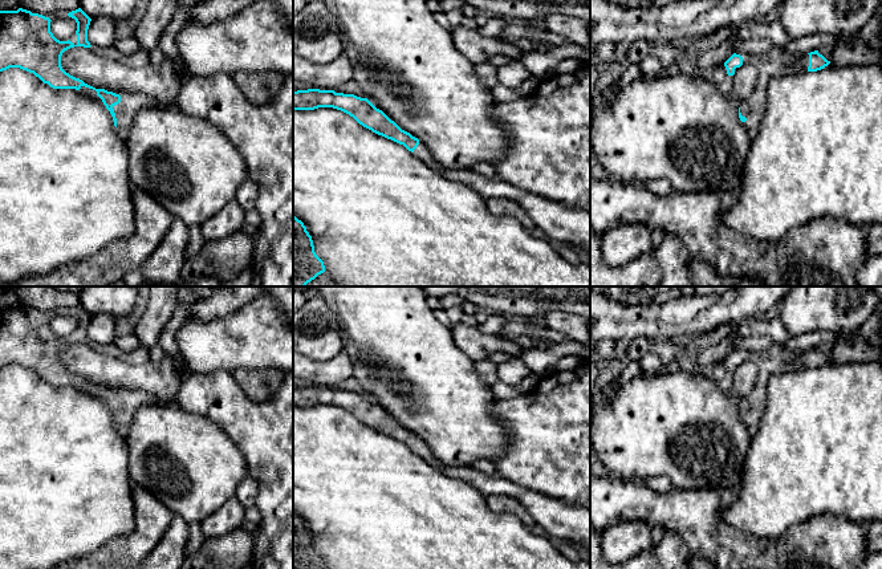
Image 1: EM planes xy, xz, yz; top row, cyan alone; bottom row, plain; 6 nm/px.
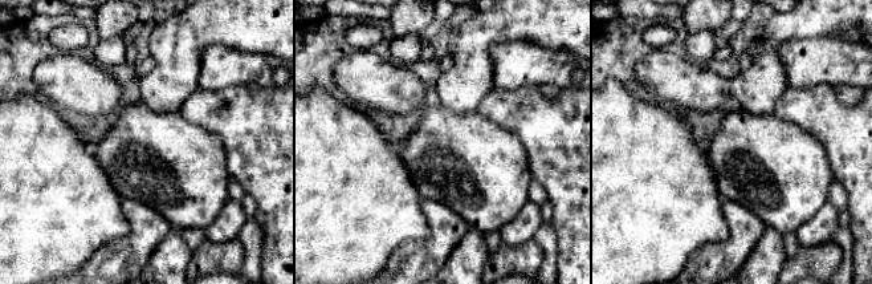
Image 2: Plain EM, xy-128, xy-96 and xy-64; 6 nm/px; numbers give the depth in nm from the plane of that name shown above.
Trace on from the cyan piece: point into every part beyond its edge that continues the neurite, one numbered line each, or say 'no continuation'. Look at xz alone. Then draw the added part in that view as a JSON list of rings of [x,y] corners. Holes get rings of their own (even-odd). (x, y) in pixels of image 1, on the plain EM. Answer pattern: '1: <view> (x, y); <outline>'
1: xz (570, 523); [[[422,439],[412,451],[446,476],[467,481],[485,497],[496,495],[517,500],[535,524],[542,527],[549,536],[590,550],[590,509],[568,505],[497,475],[488,476],[470,466],[446,466],[434,456]]]

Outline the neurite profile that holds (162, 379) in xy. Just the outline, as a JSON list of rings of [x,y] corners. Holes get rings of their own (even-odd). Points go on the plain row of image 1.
[[[74,344],[61,353],[61,363],[70,373],[95,385],[121,390],[142,390],[153,394],[158,403],[175,403],[179,386],[187,371],[166,354],[159,362],[133,365],[97,351],[90,345]]]

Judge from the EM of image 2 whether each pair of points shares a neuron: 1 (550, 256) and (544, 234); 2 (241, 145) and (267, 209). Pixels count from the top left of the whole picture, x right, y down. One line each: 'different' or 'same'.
1: same
2: same

